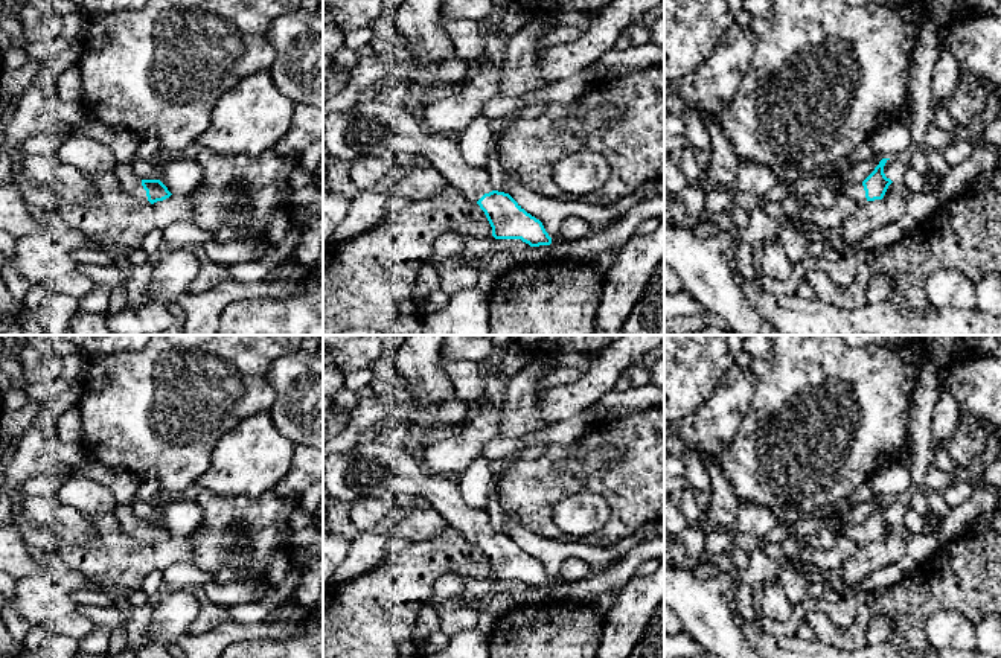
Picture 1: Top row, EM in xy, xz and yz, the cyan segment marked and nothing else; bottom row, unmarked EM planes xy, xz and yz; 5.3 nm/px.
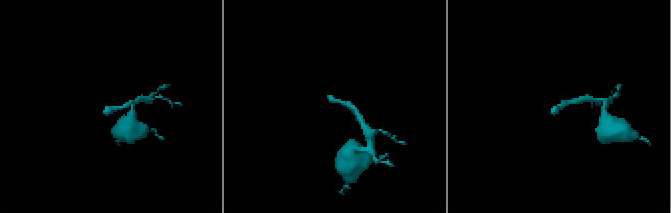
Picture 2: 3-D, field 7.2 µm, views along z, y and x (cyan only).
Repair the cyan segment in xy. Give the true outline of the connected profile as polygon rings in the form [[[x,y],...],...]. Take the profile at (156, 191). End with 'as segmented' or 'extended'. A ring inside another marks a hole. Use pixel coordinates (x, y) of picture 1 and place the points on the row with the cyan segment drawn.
[[[117,163],[114,174],[122,190],[143,203],[154,204],[172,195],[160,180],[142,180],[130,163]]]; extended

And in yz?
[[[882,158],[875,171],[856,184],[846,184],[838,193],[853,198],[858,204],[882,200],[888,186],[893,183],[884,174],[884,166],[890,158]]]; extended

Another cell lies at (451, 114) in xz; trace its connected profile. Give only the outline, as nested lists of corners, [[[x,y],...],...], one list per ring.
[[[489,62],[456,94],[425,105],[424,125],[436,134],[462,134],[474,117],[483,114],[483,105],[498,96],[501,78],[503,62]]]

